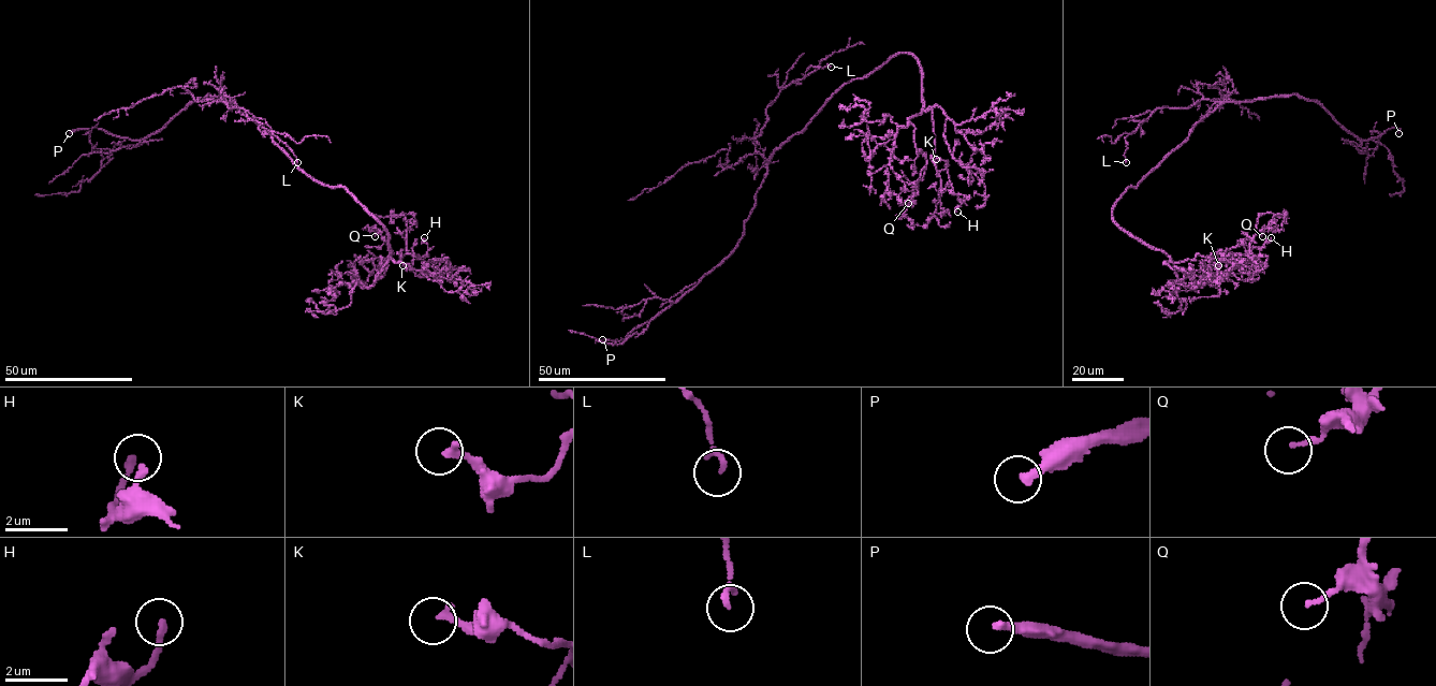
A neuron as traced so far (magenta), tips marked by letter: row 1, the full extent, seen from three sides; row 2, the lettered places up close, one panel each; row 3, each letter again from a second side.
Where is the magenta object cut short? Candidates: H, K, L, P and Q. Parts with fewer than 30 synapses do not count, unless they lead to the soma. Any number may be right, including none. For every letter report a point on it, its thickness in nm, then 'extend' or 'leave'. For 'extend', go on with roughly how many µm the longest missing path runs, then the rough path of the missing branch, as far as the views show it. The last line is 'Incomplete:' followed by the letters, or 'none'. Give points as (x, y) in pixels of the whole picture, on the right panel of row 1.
H: place (1271, 237); calibre 220 nm; leave
K: place (1218, 265); calibre 240 nm; leave
L: place (1126, 162); calibre 170 nm; leave
P: place (1398, 133); calibre 300 nm; extend; missing 40 µm
Q: place (1262, 236); calibre 150 nm; leave
Incomplete: P

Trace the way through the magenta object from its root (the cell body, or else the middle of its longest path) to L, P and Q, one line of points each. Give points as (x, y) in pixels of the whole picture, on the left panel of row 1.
L: (276, 143), (232, 102), (222, 100), (267, 125), (297, 162)
P: (276, 143), (234, 102), (209, 95), (193, 101), (159, 130), (138, 140), (98, 128), (69, 133)
Q: (276, 143), (311, 178), (346, 189), (384, 228), (389, 257), (380, 278), (393, 250), (380, 234), (375, 236)

